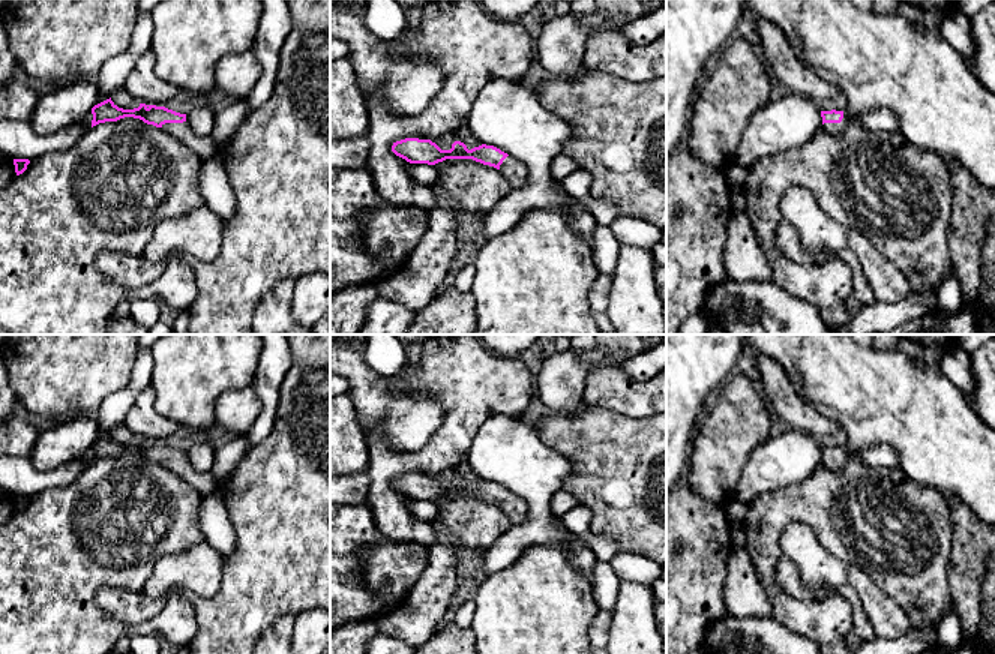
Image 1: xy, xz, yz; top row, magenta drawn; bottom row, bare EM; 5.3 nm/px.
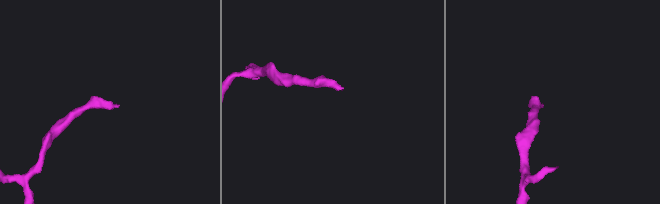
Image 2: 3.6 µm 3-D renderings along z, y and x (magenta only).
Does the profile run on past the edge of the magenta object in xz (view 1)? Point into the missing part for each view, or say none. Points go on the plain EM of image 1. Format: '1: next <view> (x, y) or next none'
1: next xz (517, 509)

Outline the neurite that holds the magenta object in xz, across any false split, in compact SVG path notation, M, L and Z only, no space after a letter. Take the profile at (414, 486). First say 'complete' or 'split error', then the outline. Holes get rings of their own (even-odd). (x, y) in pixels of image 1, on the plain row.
split error; M405 474L393 478L392 488L410 500L435 501L446 495L473 495L500 506L513 526L521 525L528 516L527 501L494 482L482 480L468 486L464 478L455 477L450 486L441 486L431 476Z

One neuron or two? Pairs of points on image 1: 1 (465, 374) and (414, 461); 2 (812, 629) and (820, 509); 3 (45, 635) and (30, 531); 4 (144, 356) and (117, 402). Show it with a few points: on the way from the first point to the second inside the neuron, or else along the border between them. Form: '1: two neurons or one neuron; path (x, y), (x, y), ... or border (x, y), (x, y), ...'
1: one neuron; path (465, 398), (461, 423), (438, 446)
2: one neuron; path (775, 594), (766, 579), (766, 534), (782, 518)
3: one neuron; path (35, 609), (35, 557)
4: one neuron; path (143, 368), (141, 378), (129, 392)

